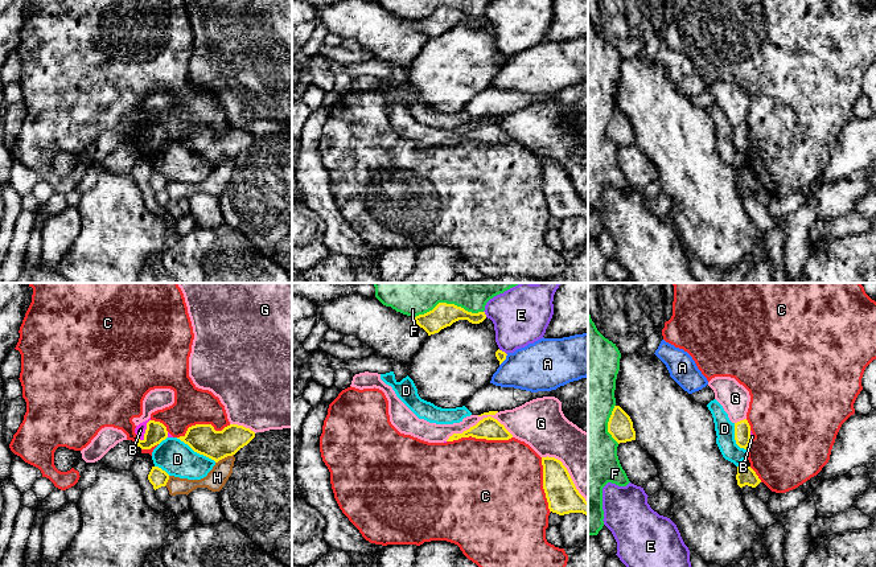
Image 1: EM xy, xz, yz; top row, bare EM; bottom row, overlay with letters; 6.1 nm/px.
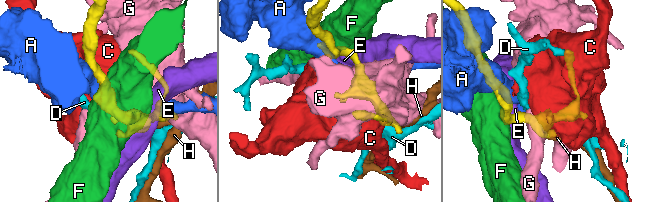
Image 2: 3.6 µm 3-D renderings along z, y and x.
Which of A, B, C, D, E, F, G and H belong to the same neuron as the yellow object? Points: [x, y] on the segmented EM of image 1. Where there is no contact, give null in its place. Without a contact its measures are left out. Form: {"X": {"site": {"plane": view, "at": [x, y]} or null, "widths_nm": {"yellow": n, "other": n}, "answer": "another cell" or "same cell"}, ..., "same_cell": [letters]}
{"A": {"site": {"plane": "xz", "at": [505, 358]}, "widths_nm": {"yellow": 60, "other": 300}, "answer": "another cell"}, "B": {"site": {"plane": "xy", "at": [146, 431]}, "widths_nm": {"yellow": 120, "other": 60}, "answer": "another cell"}, "C": {"site": {"plane": "xz", "at": [478, 438]}, "widths_nm": {"yellow": 140, "other": 500}, "answer": "another cell"}, "D": {"site": {"plane": "xy", "at": [196, 451]}, "widths_nm": {"yellow": 180, "other": 220}, "answer": "another cell"}, "E": {"site": {"plane": "xz", "at": [501, 350]}, "widths_nm": {"yellow": 60, "other": 360}, "answer": "another cell"}, "F": {"site": {"plane": "xz", "at": [448, 304]}, "widths_nm": {"yellow": 150, "other": 380}, "answer": "another cell"}, "G": {"site": {"plane": "xz", "at": [480, 420]}, "widths_nm": {"yellow": 140, "other": 190}, "answer": "another cell"}, "H": {"site": {"plane": "xy", "at": [223, 457]}, "widths_nm": {"yellow": 180, "other": 120}, "answer": "another cell"}, "same_cell": []}

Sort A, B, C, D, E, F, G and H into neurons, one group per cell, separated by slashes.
A / B C / D / E / F / G / H

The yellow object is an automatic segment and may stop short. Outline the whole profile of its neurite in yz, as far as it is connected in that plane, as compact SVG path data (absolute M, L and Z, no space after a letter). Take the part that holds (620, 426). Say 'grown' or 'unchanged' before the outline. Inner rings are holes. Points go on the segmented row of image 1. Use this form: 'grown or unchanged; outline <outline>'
unchanged; outline M614 406L612 411L608 422L608 432L618 444L636 440L633 422L620 406Z

